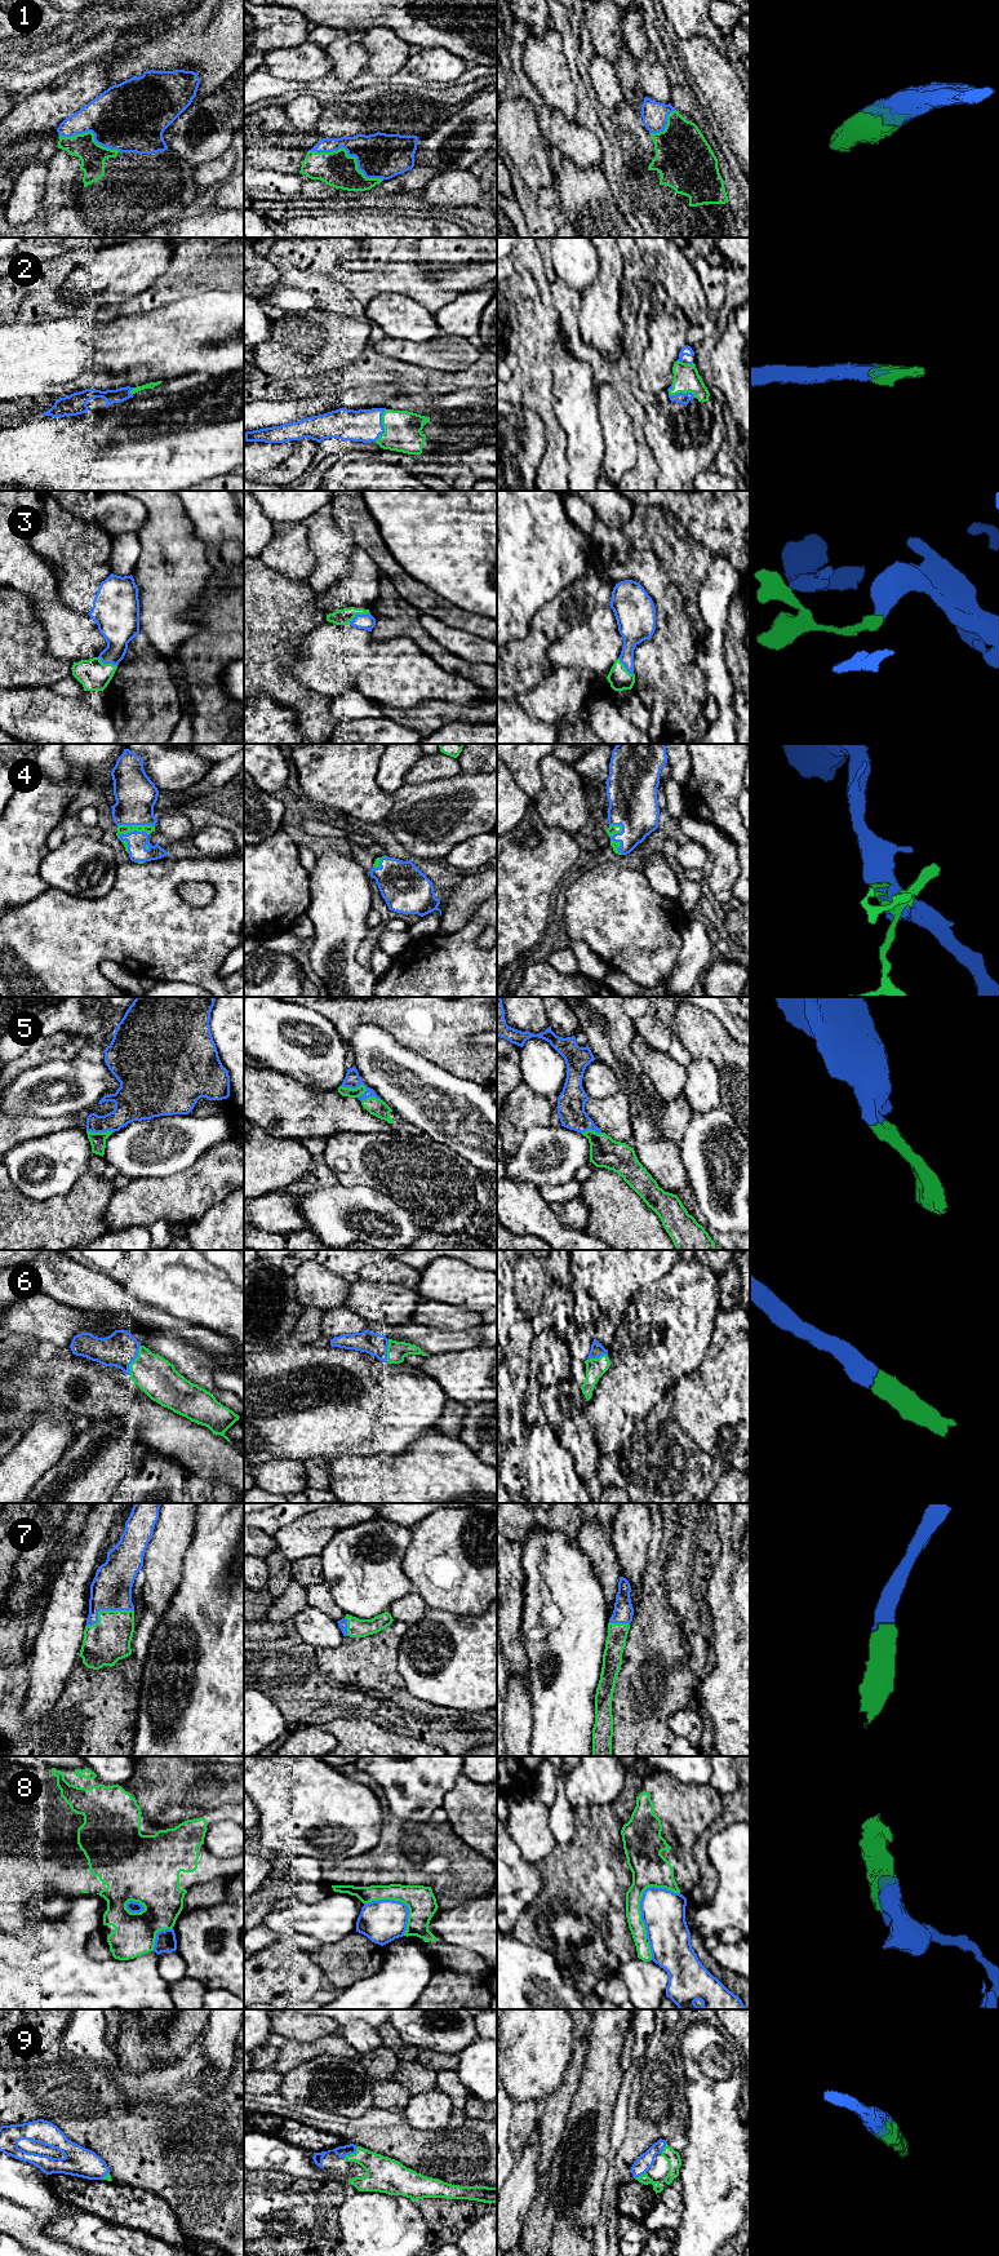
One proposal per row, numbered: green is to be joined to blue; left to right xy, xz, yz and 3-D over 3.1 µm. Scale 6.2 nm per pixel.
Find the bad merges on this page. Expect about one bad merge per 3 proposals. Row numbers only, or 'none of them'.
8

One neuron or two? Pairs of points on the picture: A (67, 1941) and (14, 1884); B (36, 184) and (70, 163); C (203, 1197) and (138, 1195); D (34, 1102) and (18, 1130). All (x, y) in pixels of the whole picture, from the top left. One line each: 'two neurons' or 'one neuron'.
A: two neurons
B: two neurons
C: one neuron
D: two neurons

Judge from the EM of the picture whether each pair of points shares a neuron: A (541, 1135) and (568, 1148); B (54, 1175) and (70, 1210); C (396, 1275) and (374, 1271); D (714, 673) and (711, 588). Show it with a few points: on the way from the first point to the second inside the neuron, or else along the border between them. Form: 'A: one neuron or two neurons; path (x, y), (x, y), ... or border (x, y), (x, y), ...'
A: one neuron; path (547, 1138), (556, 1138), (562, 1143)
B: two neurons; border (84, 1173), (66, 1193), (45, 1200), (34, 1200)
C: one neuron; path (391, 1271), (380, 1271)
D: one neuron; path (714, 652), (714, 608)

